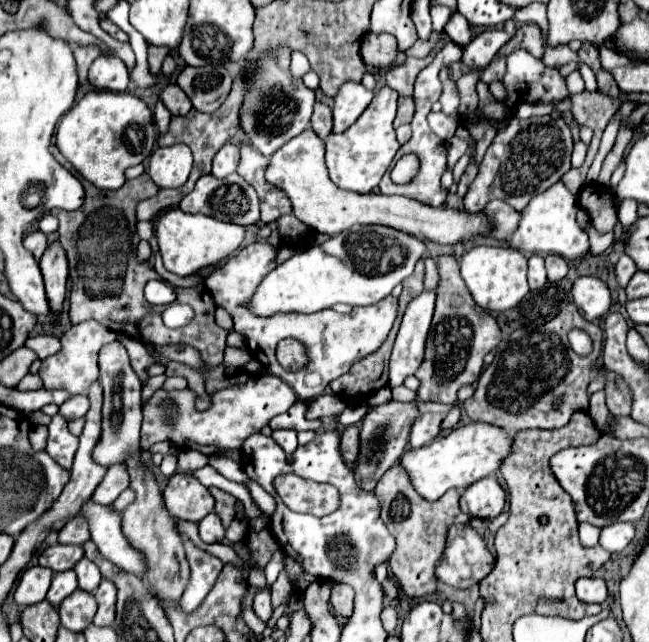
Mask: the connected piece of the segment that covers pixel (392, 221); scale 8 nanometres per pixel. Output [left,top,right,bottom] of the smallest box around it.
[266,129,490,243]

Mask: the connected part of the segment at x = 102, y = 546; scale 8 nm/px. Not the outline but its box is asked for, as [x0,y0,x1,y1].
[78,499,146,577]

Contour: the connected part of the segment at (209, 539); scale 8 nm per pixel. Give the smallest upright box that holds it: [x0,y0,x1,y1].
[200,513,224,543]

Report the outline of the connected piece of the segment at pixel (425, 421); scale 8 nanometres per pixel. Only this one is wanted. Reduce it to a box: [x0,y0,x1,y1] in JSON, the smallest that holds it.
[410,415,444,449]

